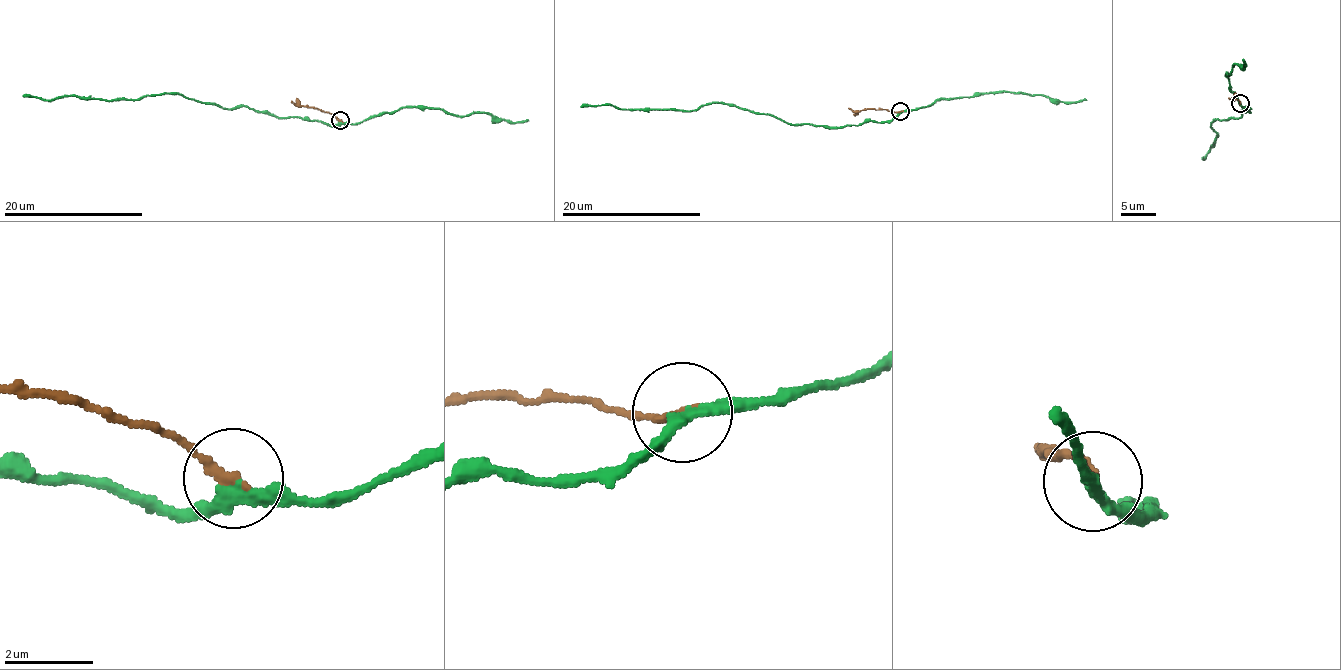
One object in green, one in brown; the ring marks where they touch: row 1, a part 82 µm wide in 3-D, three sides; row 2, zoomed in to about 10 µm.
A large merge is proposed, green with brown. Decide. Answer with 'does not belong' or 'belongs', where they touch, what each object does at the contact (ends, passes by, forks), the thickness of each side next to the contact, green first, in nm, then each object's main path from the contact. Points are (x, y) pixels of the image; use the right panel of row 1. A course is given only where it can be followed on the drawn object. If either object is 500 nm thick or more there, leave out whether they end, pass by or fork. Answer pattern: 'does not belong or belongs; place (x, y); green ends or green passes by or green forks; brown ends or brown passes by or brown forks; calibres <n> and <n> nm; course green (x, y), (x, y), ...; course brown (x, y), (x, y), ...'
does not belong; place (1240, 103); green passes by; brown ends; calibres 240 and 200 nm; course green (1240, 105), (1249, 106), (1249, 112), (1242, 111), (1240, 117), (1213, 121), (1210, 128), (1218, 134), (1205, 158); course brown (1240, 103), (1228, 97)

